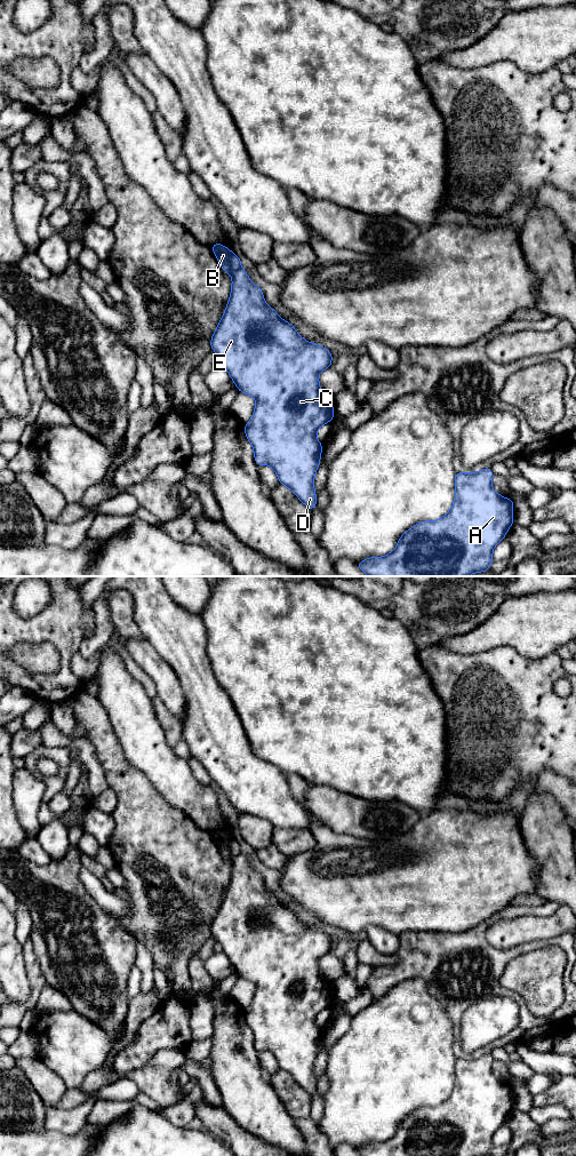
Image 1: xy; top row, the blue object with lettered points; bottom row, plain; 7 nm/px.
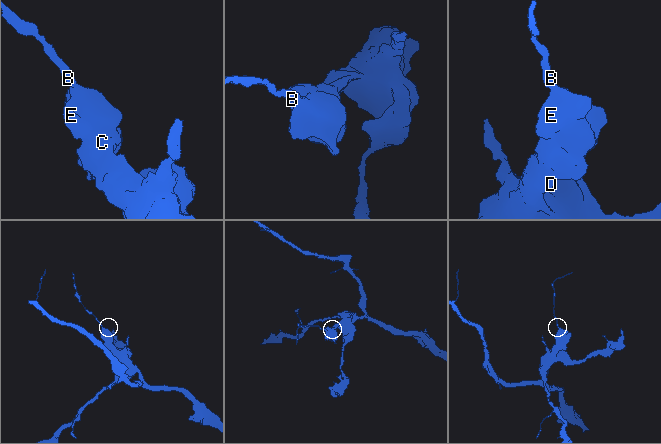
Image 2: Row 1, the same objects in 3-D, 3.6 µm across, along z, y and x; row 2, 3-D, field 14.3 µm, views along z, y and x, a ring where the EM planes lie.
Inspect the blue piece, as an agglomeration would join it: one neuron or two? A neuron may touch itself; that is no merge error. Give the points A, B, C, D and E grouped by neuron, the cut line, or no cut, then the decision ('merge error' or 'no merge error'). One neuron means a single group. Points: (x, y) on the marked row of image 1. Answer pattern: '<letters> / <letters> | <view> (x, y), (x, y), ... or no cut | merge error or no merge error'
A C D E / B | xy (240, 266), (231, 274) | merge error

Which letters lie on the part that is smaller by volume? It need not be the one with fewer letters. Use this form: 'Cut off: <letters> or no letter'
Cut off: B

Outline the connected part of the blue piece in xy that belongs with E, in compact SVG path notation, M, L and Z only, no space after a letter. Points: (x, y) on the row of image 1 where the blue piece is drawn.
M240 268L232 277L231 296L222 319L215 329L210 346L221 359L239 392L253 396L256 405L251 420L245 424L246 437L254 448L255 461L270 465L279 483L288 487L310 510L317 505L314 476L320 464L322 444L317 431L334 418L330 397L319 384L319 374L331 366L330 351L319 344L304 340L291 324L279 317L264 300L262 289L250 281L247 272Z

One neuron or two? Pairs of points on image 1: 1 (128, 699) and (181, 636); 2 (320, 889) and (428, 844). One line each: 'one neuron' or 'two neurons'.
1: two neurons
2: one neuron

